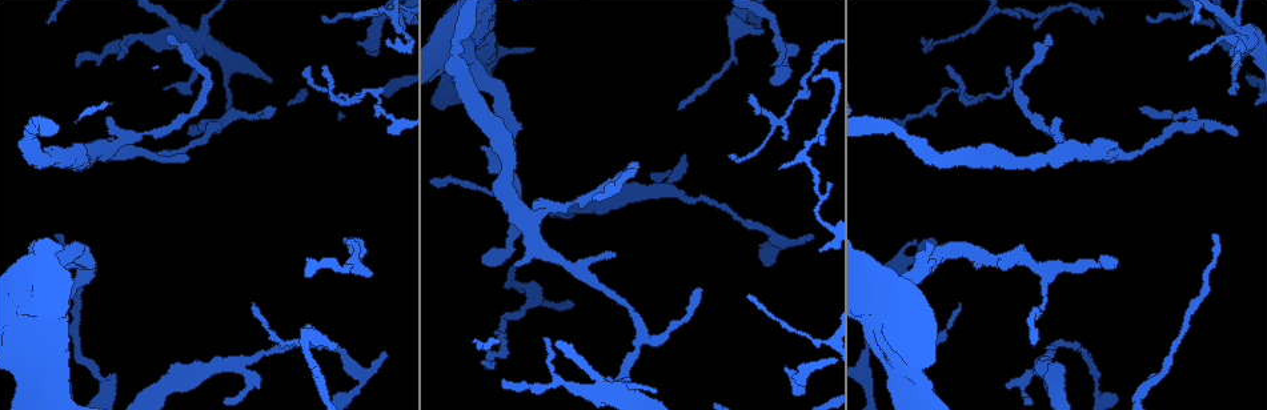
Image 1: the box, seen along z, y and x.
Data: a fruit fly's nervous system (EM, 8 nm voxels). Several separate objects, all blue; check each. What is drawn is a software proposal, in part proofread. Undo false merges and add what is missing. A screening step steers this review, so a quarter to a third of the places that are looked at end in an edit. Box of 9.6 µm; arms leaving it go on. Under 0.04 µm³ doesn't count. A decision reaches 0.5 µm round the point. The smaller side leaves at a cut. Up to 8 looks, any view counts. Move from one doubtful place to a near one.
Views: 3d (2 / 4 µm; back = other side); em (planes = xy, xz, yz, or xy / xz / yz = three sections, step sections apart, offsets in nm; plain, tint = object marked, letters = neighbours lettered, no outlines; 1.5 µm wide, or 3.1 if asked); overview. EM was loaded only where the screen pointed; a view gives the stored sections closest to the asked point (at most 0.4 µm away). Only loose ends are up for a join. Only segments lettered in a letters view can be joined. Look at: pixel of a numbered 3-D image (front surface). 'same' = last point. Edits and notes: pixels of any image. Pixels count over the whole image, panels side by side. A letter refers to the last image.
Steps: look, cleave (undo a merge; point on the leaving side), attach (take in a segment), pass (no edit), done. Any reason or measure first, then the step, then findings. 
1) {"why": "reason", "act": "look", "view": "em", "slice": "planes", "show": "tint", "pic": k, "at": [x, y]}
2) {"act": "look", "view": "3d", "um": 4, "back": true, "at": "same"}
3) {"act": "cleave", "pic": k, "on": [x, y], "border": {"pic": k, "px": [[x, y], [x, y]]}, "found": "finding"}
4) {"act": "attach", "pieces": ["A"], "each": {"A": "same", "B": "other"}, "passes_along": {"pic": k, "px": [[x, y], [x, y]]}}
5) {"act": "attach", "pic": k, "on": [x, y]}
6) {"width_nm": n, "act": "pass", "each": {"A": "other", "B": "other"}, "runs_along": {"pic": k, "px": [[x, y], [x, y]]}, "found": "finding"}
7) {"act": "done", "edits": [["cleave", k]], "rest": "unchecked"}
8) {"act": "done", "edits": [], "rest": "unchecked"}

{"why": "an open end", "act": "look", "view": "3d", "um": 4, "pic": 1, "at": [336, 344]}

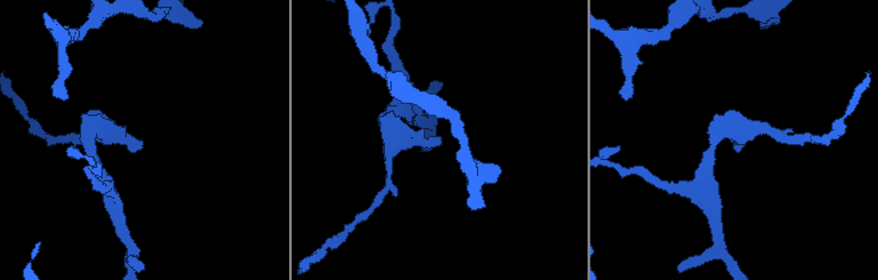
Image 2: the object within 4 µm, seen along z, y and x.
{"act": "look", "view": "em", "slice": "planes", "show": "tint", "pic": 2, "at": [441, 142]}

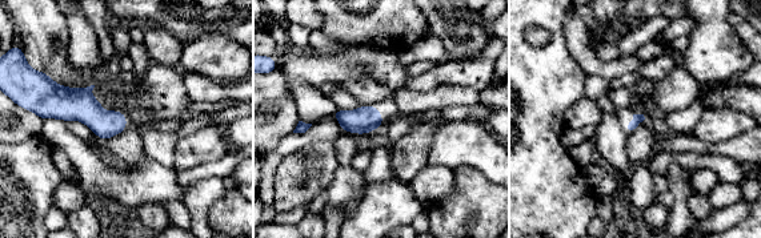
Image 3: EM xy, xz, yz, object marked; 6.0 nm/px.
{"act": "look", "view": "em", "slice": "planes", "show": "letters", "at": "same"}

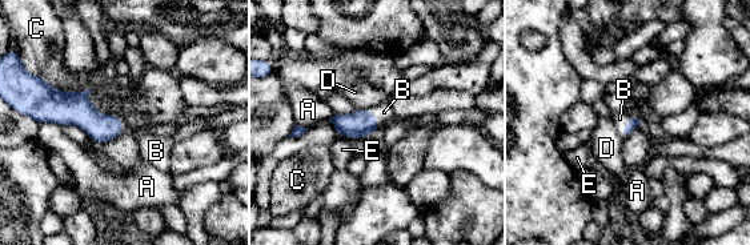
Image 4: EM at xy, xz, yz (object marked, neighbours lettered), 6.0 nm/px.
{"act": "attach", "pieces": ["B"], "each": {"A": "other", "B": "same", "C": "other", "D": "other", "E": "other"}, "passes_along": {"pic": 4, "px": [[633, 123], [626, 125], [620, 119]]}, "found": "it goes on there"}

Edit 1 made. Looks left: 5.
{"why": "branch stops here", "act": "look", "view": "em", "slice": "planes", "show": "letters", "pic": 1, "at": [254, 302]}

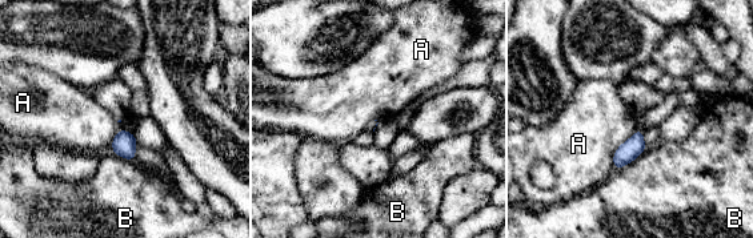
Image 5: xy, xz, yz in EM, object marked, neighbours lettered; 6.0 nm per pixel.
{"act": "pass", "each": {"A": "other", "B": "other"}, "found": "none of them fits"}

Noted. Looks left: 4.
{"why": "branch stops here", "act": "look", "view": "em", "slice": "planes", "show": "letters", "pic": 1, "at": [191, 136]}

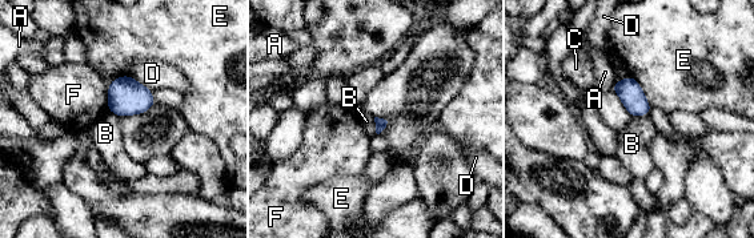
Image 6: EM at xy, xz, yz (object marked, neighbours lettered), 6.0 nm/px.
{"longest_contact_nm": ["E", 240], "act": "pass", "each": {"A": "other", "B": "other", "C": "other", "D": "other", "E": "other", "F": "other"}, "border": {"pic": 6, "px": [[373, 117], [377, 133]]}, "found": "no lettered segment goes on from it"}

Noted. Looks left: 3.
{"act": "done", "edits": [["attach", 4]], "rest": "unchecked"}

